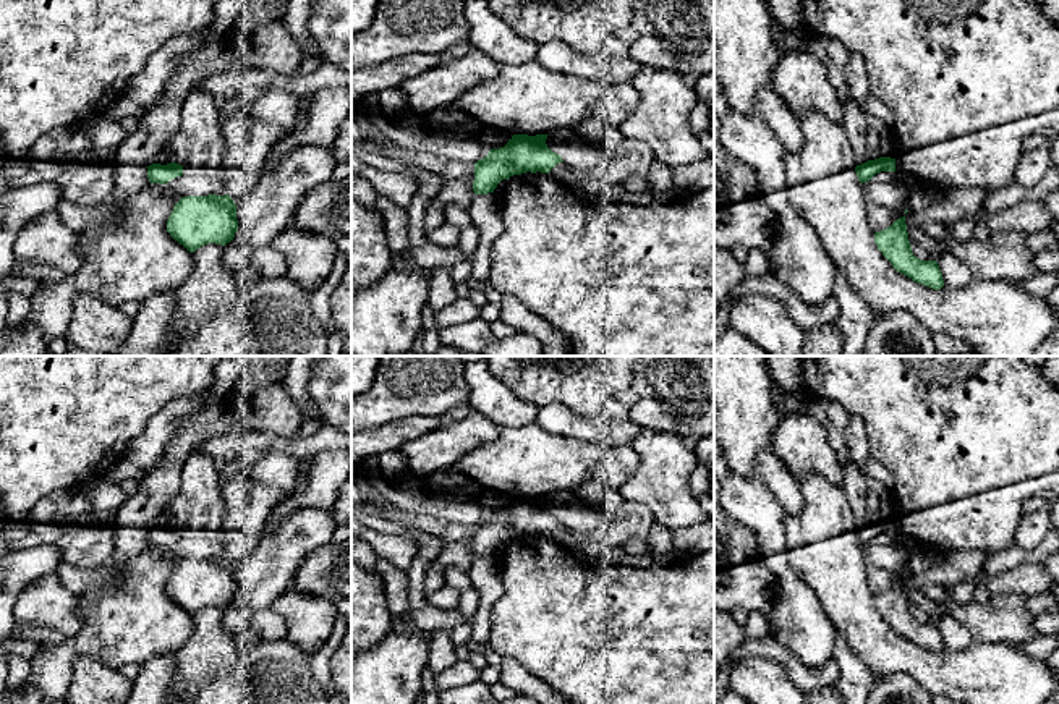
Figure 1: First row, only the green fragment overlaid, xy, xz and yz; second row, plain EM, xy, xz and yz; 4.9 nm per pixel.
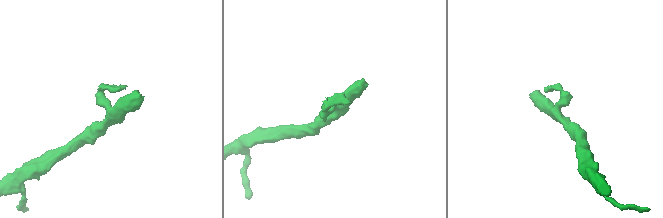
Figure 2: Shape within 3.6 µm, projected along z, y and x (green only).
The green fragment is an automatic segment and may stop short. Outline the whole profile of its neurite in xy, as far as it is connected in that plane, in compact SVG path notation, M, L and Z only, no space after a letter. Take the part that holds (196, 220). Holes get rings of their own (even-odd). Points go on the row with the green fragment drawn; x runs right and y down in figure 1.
M228 194L181 197L167 220L170 236L189 252L209 243L225 246L236 230L236 204Z

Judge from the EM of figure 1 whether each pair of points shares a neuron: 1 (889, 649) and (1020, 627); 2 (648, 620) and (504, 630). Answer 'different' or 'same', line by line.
1: different
2: same

